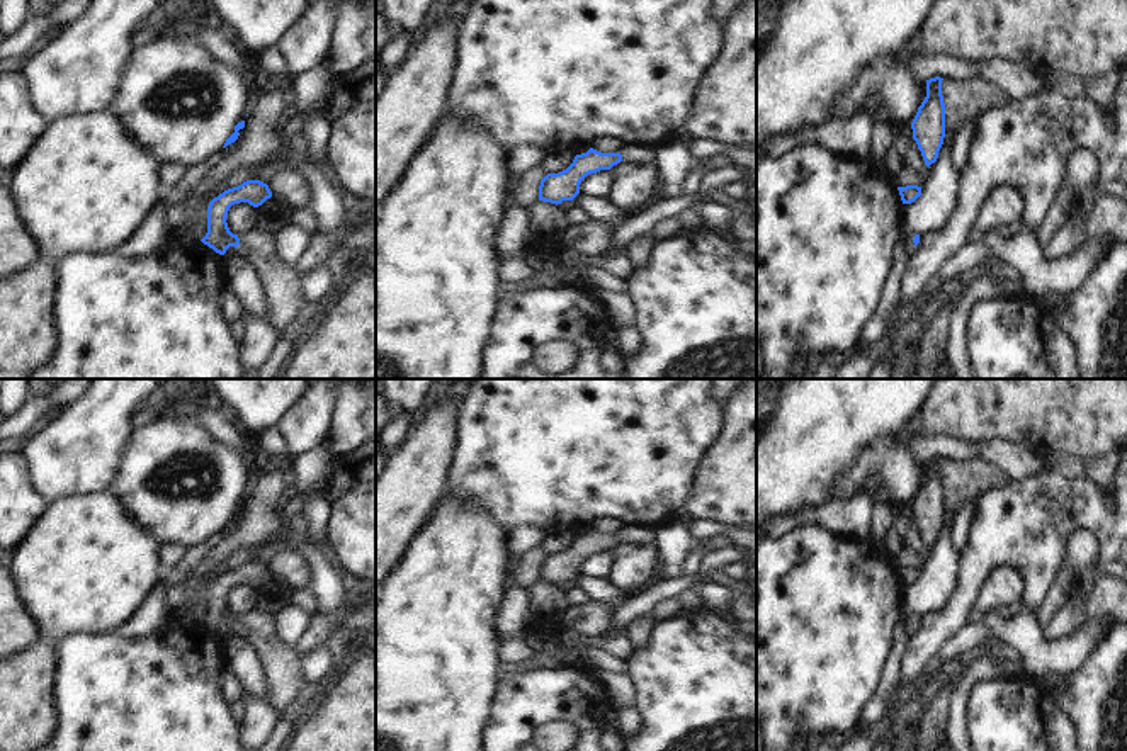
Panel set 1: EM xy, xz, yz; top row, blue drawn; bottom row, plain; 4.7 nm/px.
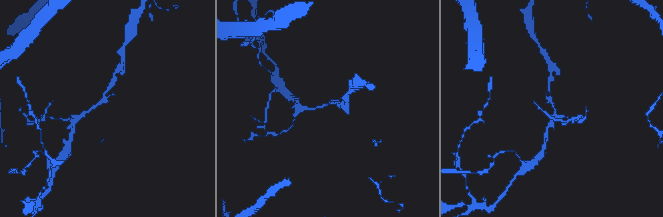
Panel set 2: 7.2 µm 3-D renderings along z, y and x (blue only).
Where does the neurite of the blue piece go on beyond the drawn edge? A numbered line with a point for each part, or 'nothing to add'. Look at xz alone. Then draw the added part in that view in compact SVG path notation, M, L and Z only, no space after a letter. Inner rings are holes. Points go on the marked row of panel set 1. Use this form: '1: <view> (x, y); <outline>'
1: xz (631, 153); M626 143L624 146L619 148L619 153L622 155L622 160L627 163L656 165L654 148L648 144L637 146L637 144Z

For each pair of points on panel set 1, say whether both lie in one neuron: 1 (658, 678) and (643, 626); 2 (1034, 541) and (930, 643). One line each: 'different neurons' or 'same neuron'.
1: different neurons
2: same neuron

